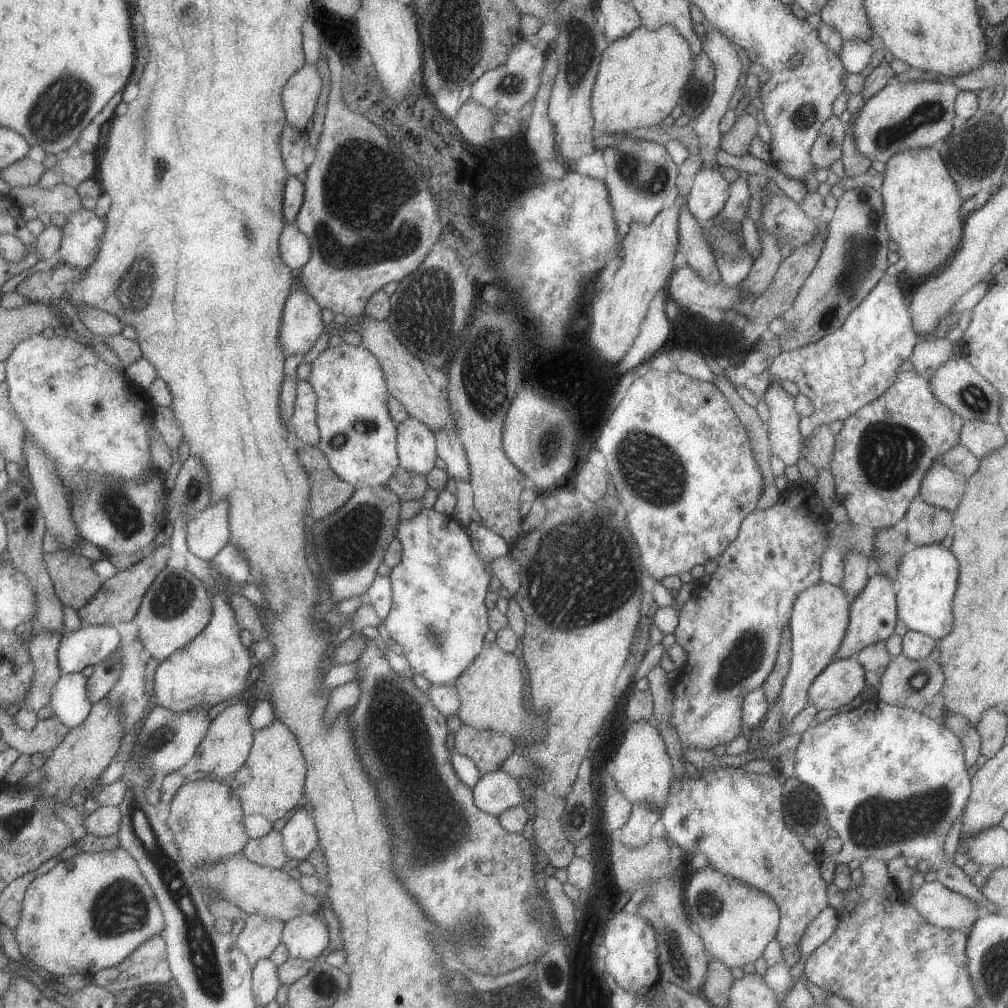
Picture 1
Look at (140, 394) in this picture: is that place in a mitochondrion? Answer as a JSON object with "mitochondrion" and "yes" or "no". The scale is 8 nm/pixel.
{"mitochondrion":"no"}

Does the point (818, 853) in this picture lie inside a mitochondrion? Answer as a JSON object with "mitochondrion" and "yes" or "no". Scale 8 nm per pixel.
{"mitochondrion":"no"}

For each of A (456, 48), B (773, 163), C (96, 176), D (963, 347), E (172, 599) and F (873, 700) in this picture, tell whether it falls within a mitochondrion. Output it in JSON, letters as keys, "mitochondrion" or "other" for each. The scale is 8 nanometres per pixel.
{"A":"mitochondrion","B":"other","C":"other","D":"other","E":"mitochondrion","F":"other"}

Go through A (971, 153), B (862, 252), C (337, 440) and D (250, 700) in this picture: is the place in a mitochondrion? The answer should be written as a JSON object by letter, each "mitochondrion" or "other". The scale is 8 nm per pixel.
{"A":"mitochondrion","B":"mitochondrion","C":"mitochondrion","D":"other"}

